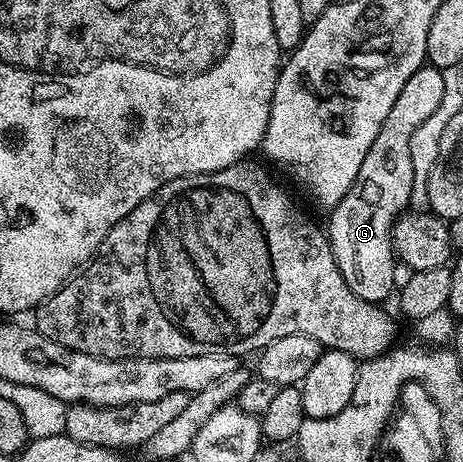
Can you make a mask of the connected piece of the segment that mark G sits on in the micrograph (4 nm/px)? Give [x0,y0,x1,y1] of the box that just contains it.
[326,66,444,302]

